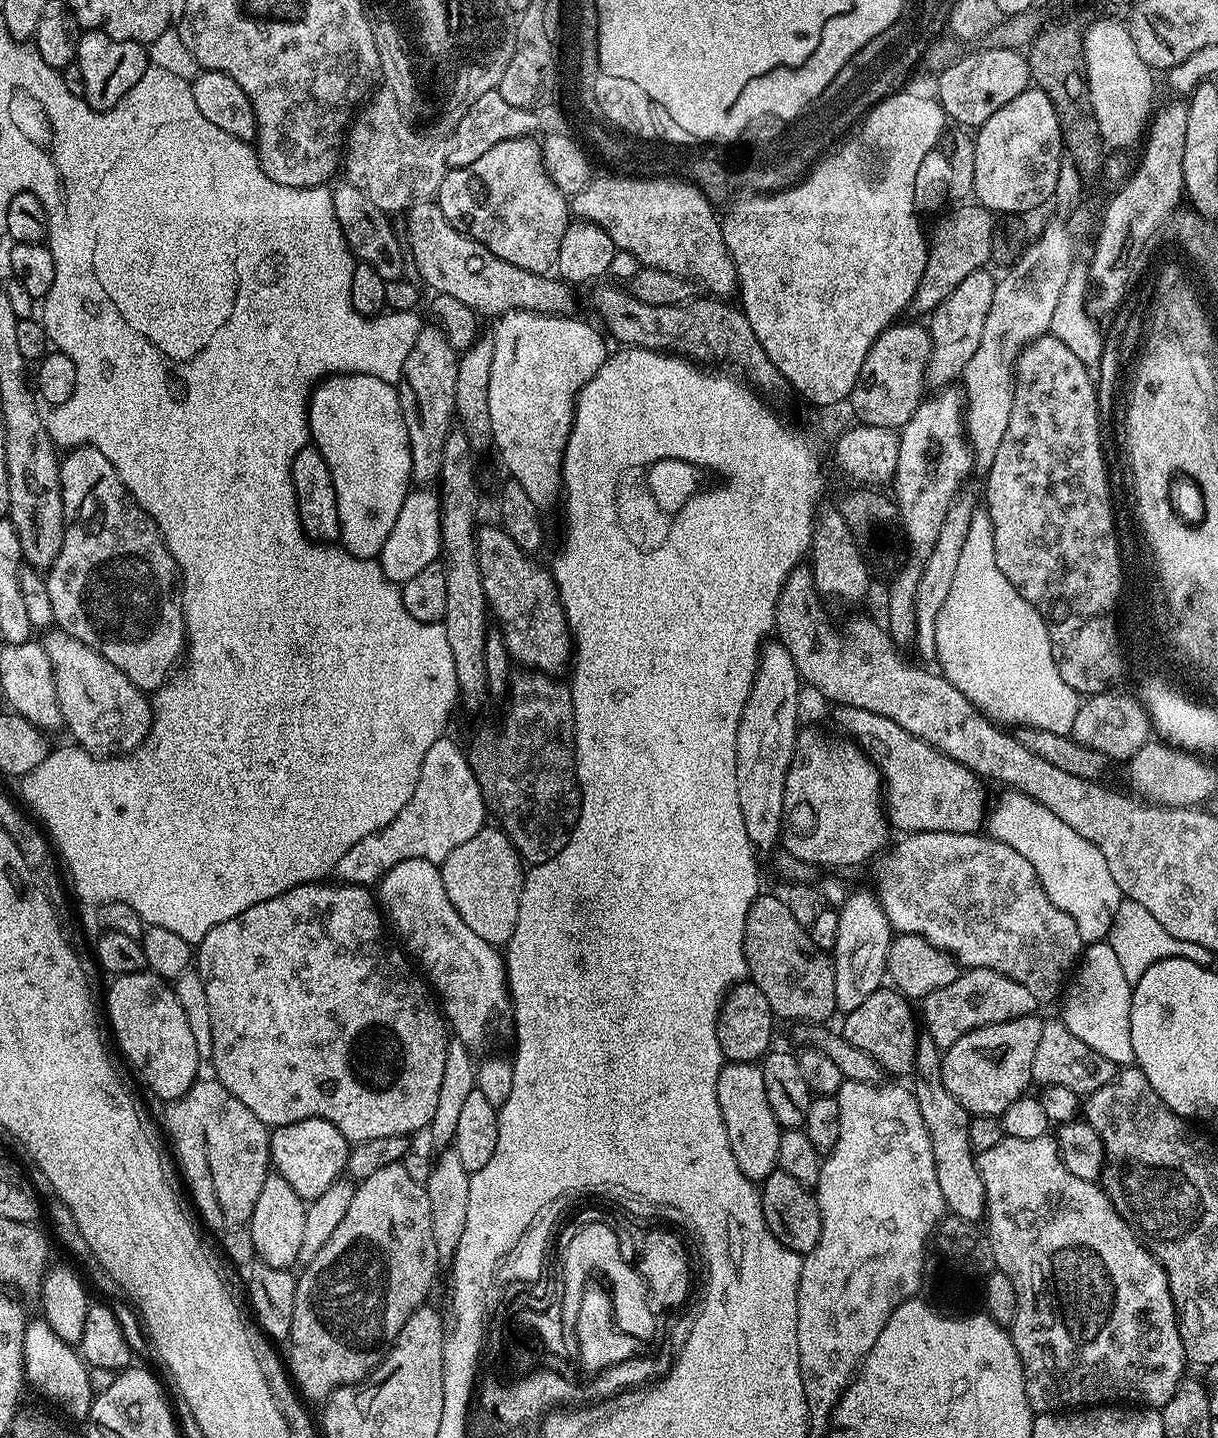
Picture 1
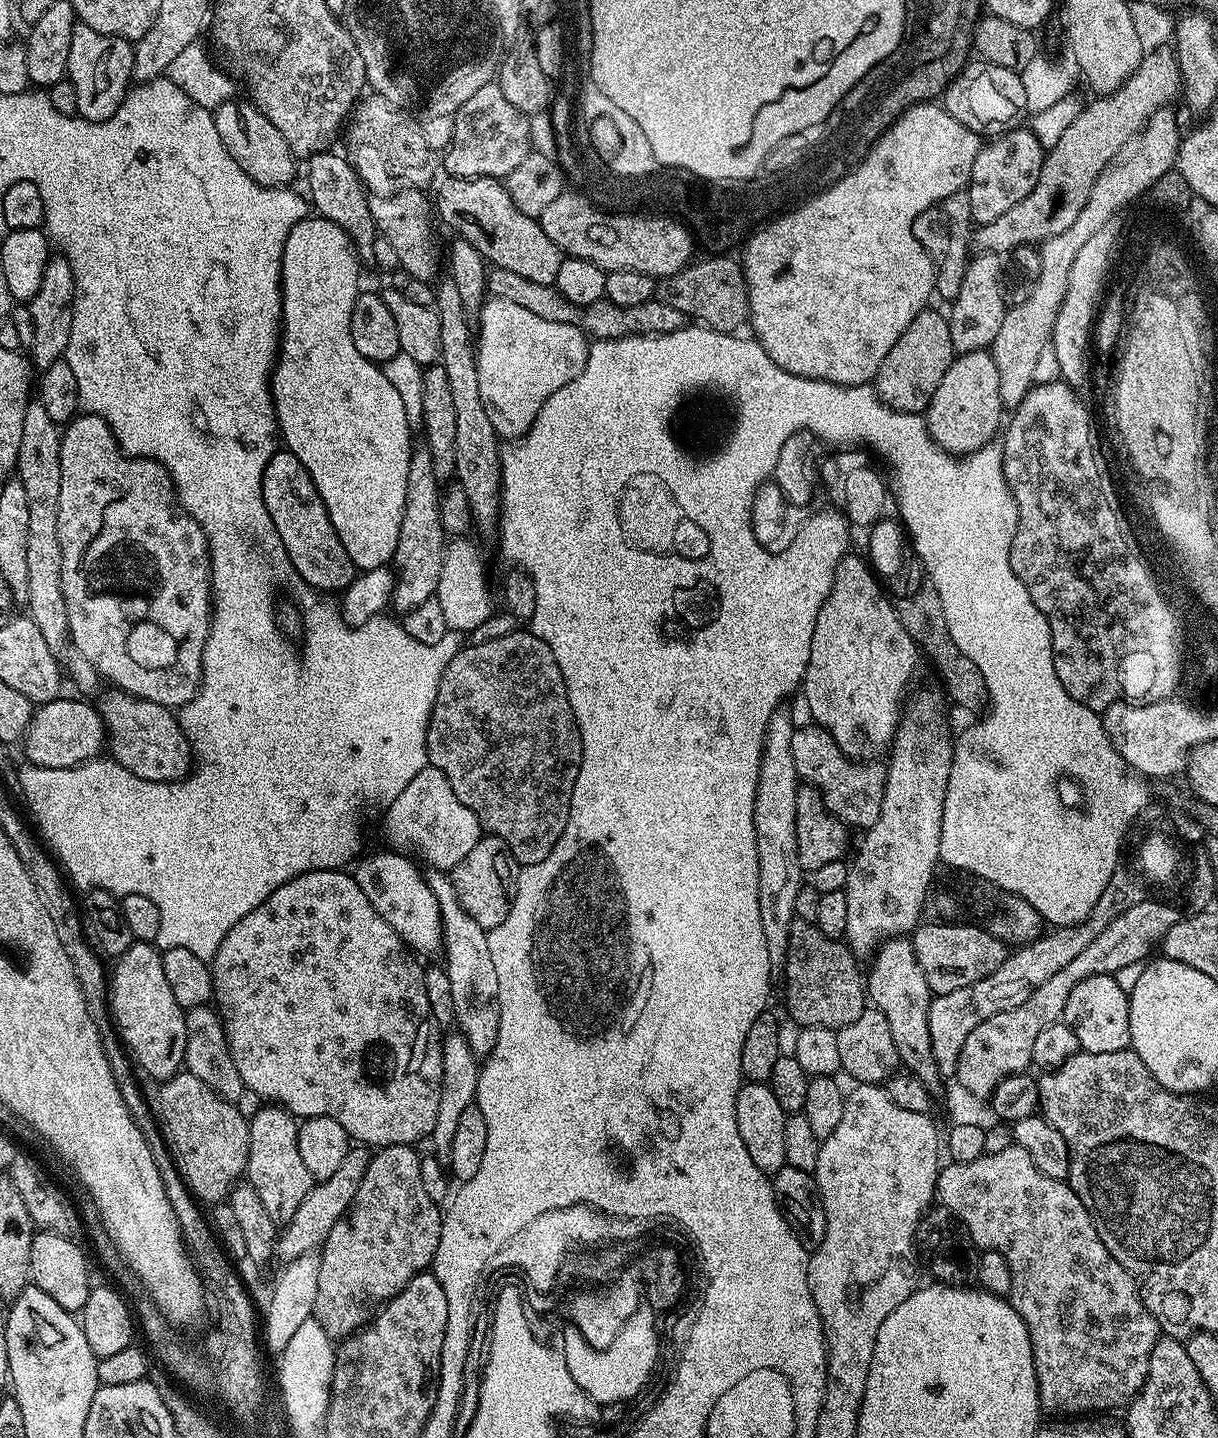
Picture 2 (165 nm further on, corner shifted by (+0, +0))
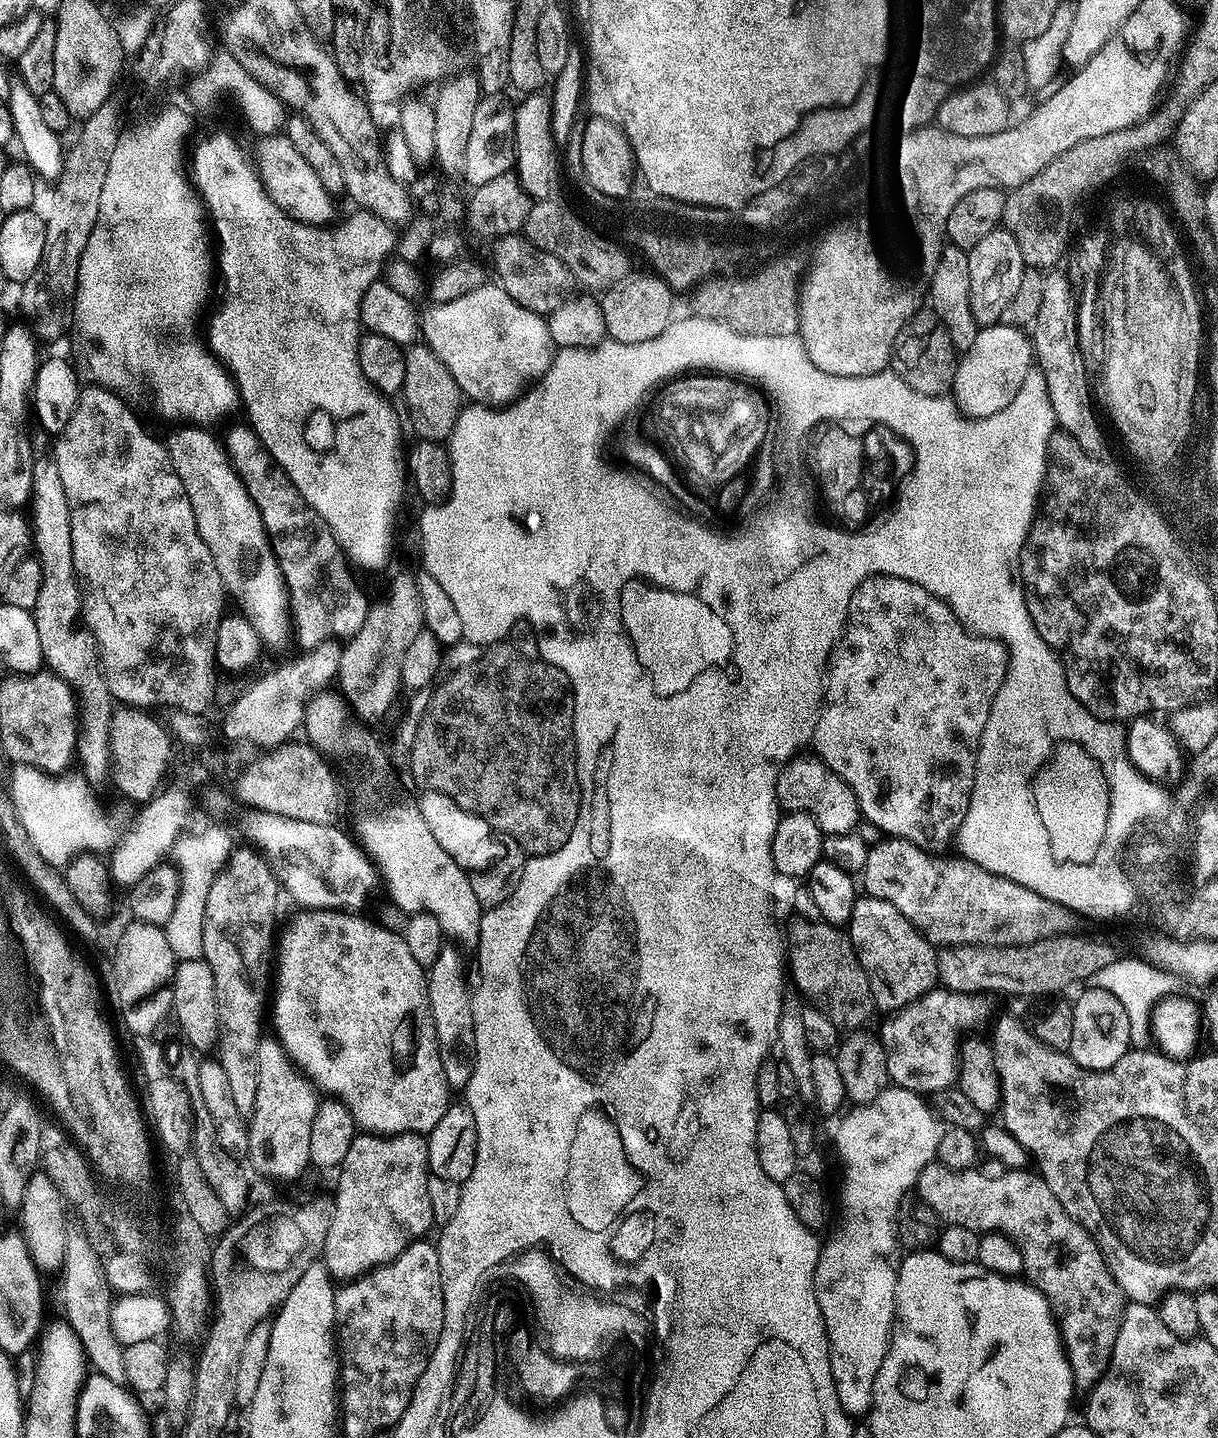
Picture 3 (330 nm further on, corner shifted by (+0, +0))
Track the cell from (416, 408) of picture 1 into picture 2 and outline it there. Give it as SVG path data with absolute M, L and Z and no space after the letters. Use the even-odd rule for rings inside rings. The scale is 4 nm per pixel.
M420 446L413 451L410 458L410 474L406 474L406 506L402 510L402 530L398 530L398 546L394 557L396 585L392 591L391 607L397 608L400 614L414 610L422 602L433 599L438 590L438 578L442 578L444 553L446 551L446 533L442 526L440 513L441 481L434 474L434 462L430 458L427 447Z

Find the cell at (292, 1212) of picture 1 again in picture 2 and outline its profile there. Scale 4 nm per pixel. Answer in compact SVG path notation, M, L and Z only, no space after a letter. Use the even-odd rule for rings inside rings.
M264 1106L248 1126L248 1166L246 1180L258 1190L262 1207L278 1226L286 1225L294 1218L294 1210L302 1206L302 1198L310 1194L313 1186L310 1170L298 1154L298 1120L292 1113L279 1106Z

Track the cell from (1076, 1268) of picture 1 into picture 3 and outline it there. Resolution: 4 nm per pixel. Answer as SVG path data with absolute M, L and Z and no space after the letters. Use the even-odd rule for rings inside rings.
M933 1162L922 1170L914 1192L920 1195L921 1202L930 1211L937 1212L944 1219L945 1225L957 1224L977 1234L1000 1232L1016 1244L1024 1263L1023 1279L1045 1297L1051 1308L1072 1372L1073 1385L1077 1389L1091 1390L1108 1369L1114 1342L1118 1338L1120 1319L1124 1316L1126 1297L1110 1274L1108 1263L1104 1261L1094 1237L1073 1216L1066 1214L1062 1202L1058 1202L1050 1186L1046 1186L1044 1177L1032 1170L1007 1170L1002 1178L985 1179L972 1168L950 1170L944 1164Z

